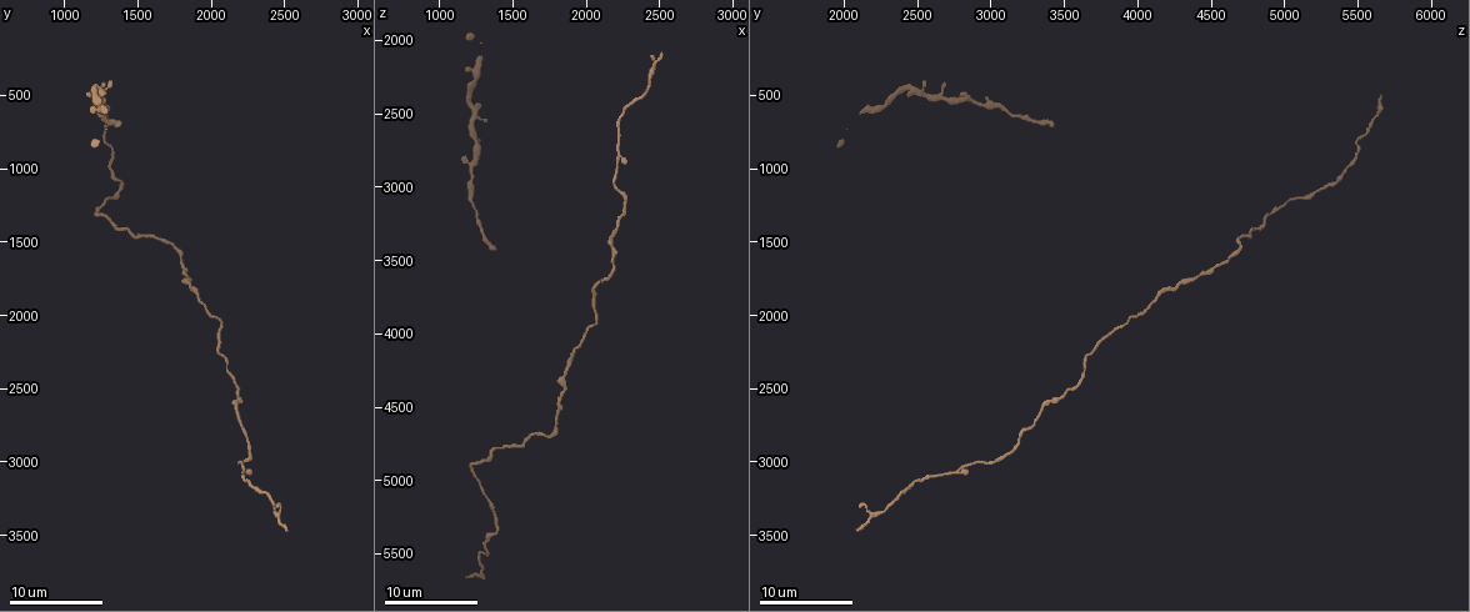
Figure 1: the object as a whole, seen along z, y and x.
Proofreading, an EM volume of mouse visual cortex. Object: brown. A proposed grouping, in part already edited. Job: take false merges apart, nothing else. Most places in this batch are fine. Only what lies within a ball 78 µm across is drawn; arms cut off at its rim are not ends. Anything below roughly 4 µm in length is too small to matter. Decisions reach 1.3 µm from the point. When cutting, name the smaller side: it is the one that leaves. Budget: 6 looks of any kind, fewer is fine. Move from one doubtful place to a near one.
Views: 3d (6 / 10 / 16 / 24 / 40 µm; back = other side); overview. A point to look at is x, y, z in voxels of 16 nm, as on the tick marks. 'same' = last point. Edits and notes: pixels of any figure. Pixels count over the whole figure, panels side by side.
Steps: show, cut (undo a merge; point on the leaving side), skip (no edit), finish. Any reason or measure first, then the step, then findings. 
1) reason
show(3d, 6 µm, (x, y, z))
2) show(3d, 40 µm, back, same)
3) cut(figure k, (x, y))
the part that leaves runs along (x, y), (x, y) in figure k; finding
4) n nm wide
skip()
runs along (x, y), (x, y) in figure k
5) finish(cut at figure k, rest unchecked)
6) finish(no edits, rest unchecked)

two arms in line, one across
show(3d, 10 µm, (1240, 520, 2700))

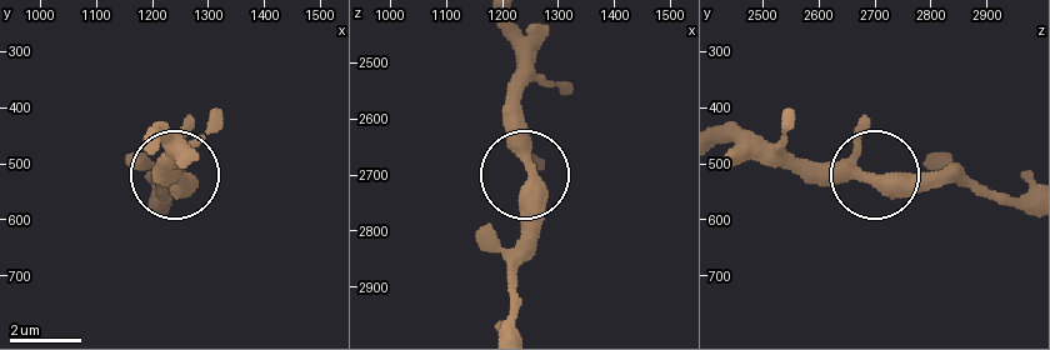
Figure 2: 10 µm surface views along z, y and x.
from behind
show(3d, 10 µm, back, (1250, 520, 2690))

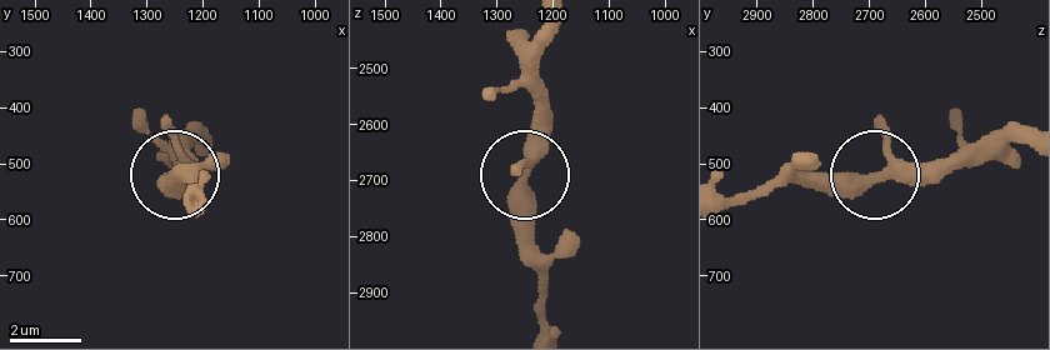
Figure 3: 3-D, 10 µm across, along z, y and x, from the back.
skip()
continuous, no second neuron

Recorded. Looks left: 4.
show(3d, 10 µm, (1900, 1820, 4180))

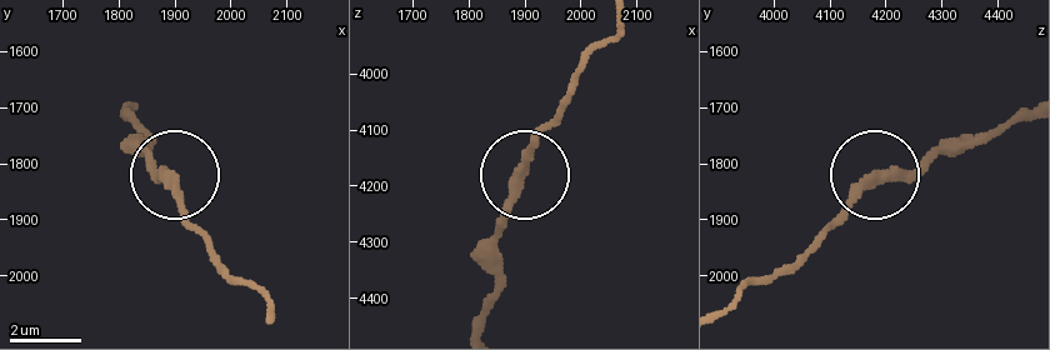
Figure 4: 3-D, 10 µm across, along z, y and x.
skip()
runs along (521, 165), (563, 103) in figure 4; all the same neuron

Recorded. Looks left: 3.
thin neck
show(3d, 6 µm, (2240, 2840, 3180))

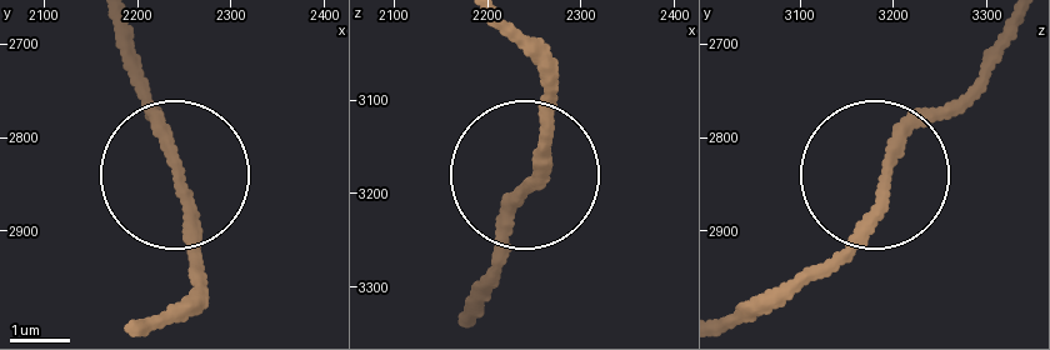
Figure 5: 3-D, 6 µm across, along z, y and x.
other side
show(3d, 6 µm, back, (2240, 2840, 3190))

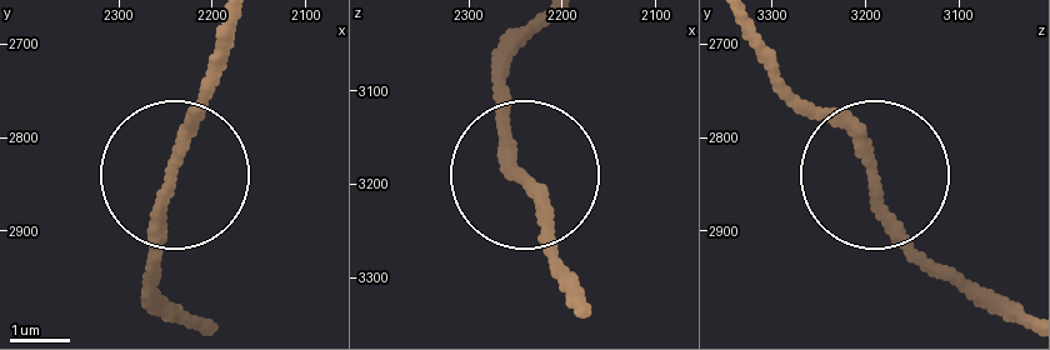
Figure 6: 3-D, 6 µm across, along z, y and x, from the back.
skip()
continuous, no second neuron

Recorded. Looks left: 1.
finish(no edits, rest unchecked)

